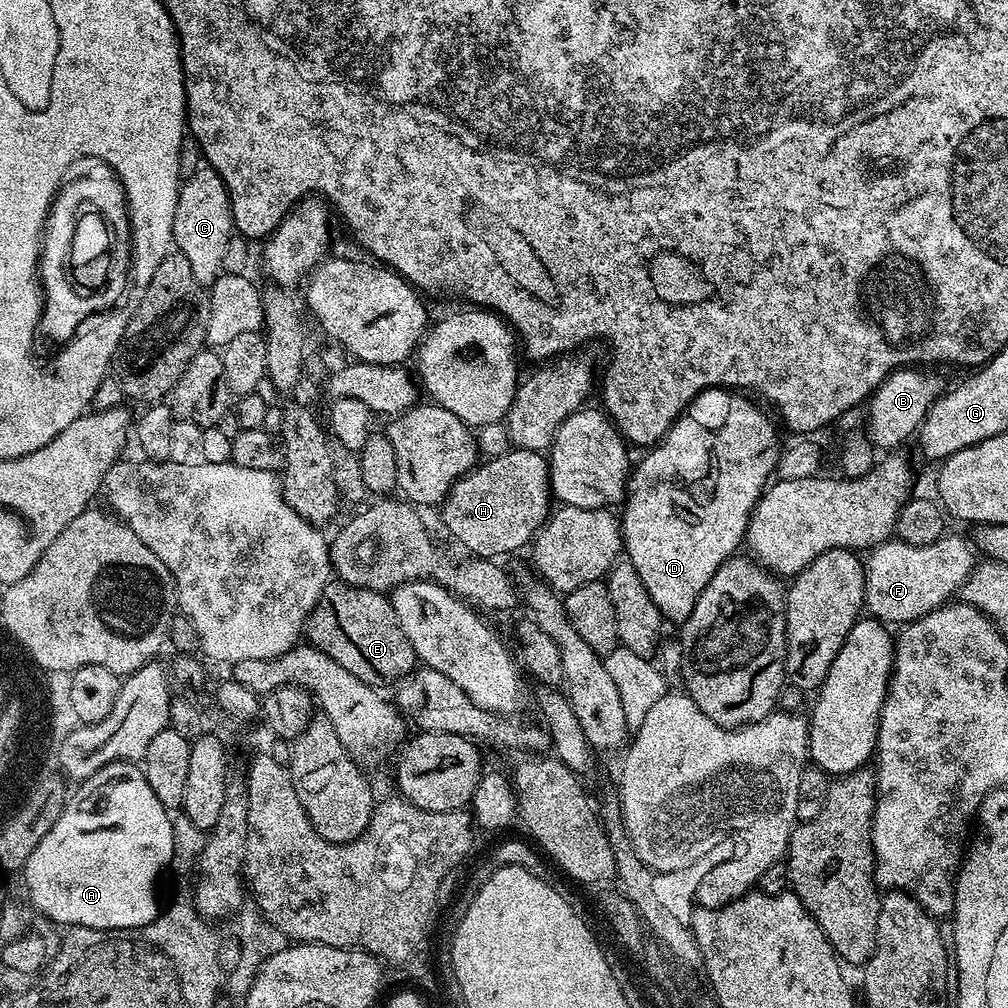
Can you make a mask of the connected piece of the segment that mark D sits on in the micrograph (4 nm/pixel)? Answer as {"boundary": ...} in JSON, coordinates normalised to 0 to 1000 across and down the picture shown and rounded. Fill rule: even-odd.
{"boundary":[[[702,385],[698,389],[693,389],[688,395],[686,401],[683,402],[679,412],[667,420],[667,425],[659,432],[658,437],[646,446],[640,447],[643,449],[636,454],[635,461],[632,464],[630,461],[626,465],[615,518],[615,527],[619,533],[618,551],[621,553],[622,559],[629,562],[637,581],[641,581],[641,589],[645,589],[645,593],[655,605],[656,612],[662,618],[664,615],[665,618],[671,619],[670,621],[678,621],[685,613],[685,609],[688,605],[700,577],[704,577],[704,573],[708,573],[708,569],[721,556],[725,556],[727,552],[731,551],[733,544],[730,543],[733,540],[735,543],[735,540],[739,537],[746,507],[749,506],[750,499],[758,491],[768,469],[771,467],[775,450],[775,445],[770,444],[770,425],[772,426],[772,421],[765,412],[762,414],[753,403],[755,404],[749,396],[743,395],[730,387]]]}

